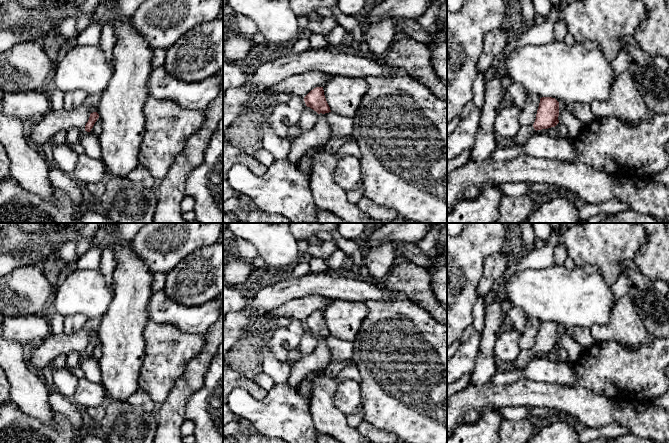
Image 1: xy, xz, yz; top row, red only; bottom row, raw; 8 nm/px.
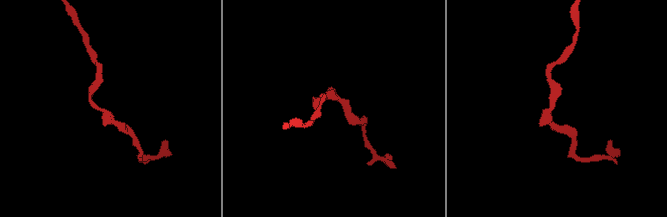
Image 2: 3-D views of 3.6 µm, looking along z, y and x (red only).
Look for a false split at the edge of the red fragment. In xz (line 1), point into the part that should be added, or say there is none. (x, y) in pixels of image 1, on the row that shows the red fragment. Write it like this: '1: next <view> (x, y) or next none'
1: next none

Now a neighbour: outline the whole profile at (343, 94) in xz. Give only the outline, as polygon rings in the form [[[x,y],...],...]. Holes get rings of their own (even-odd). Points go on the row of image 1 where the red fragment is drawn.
[[[332,76],[323,87],[331,112],[353,118],[368,90],[363,78]]]

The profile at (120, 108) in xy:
[[[121,17],[114,22],[117,43],[113,50],[113,75],[97,106],[103,131],[99,135],[107,177],[127,178],[140,164],[138,155],[143,140],[145,116],[143,106],[150,96],[149,81],[154,71],[154,50],[148,45],[132,23],[131,17]]]

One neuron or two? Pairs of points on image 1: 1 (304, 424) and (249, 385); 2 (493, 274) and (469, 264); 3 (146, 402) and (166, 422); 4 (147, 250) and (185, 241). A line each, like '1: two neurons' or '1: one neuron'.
1: two neurons
2: two neurons
3: two neurons
4: one neuron

